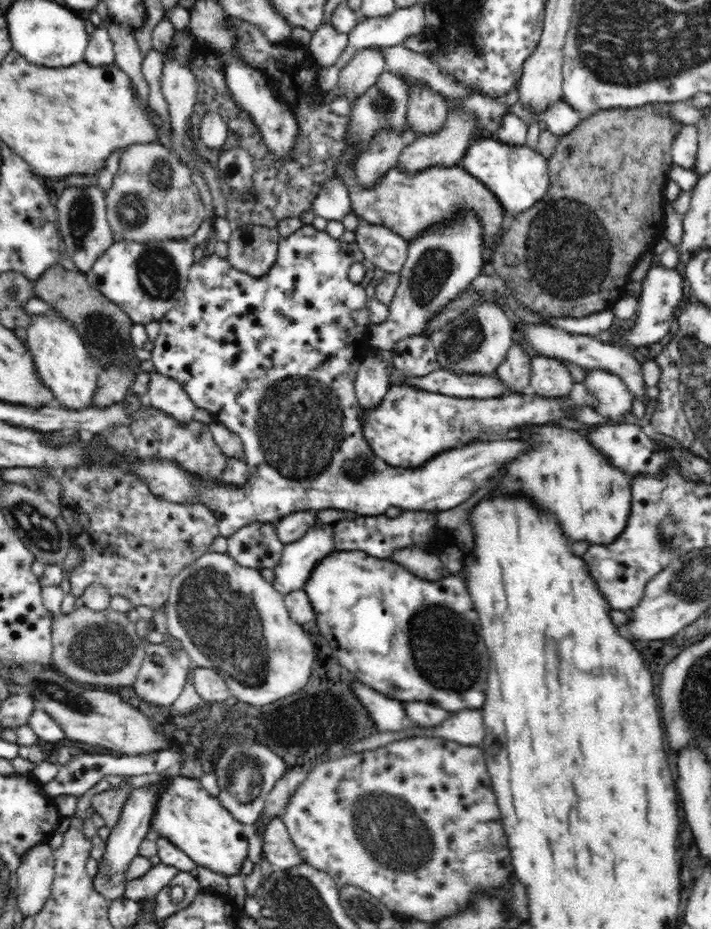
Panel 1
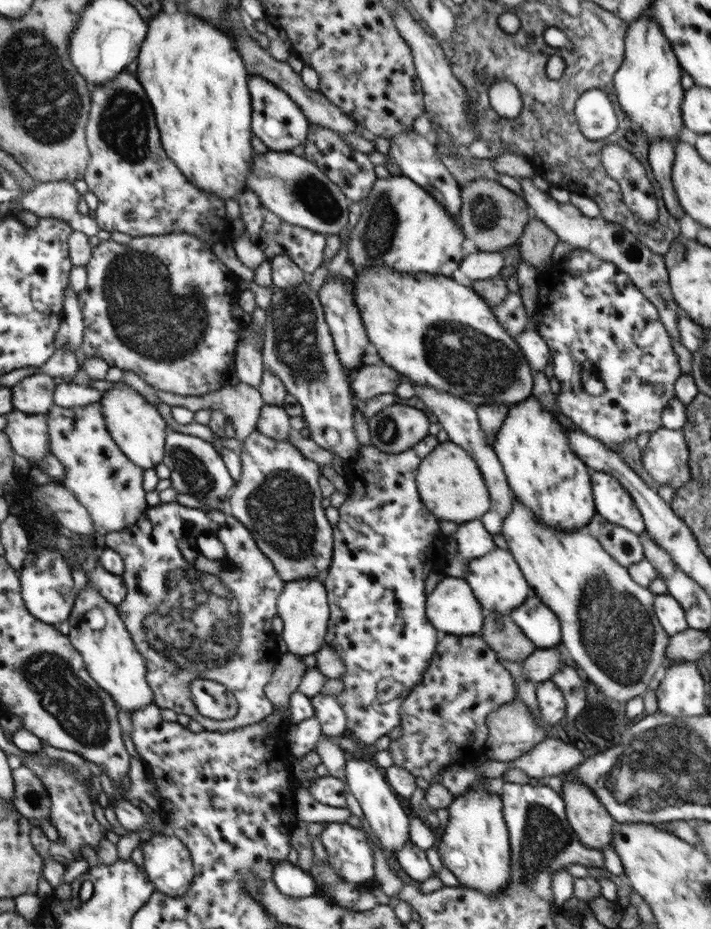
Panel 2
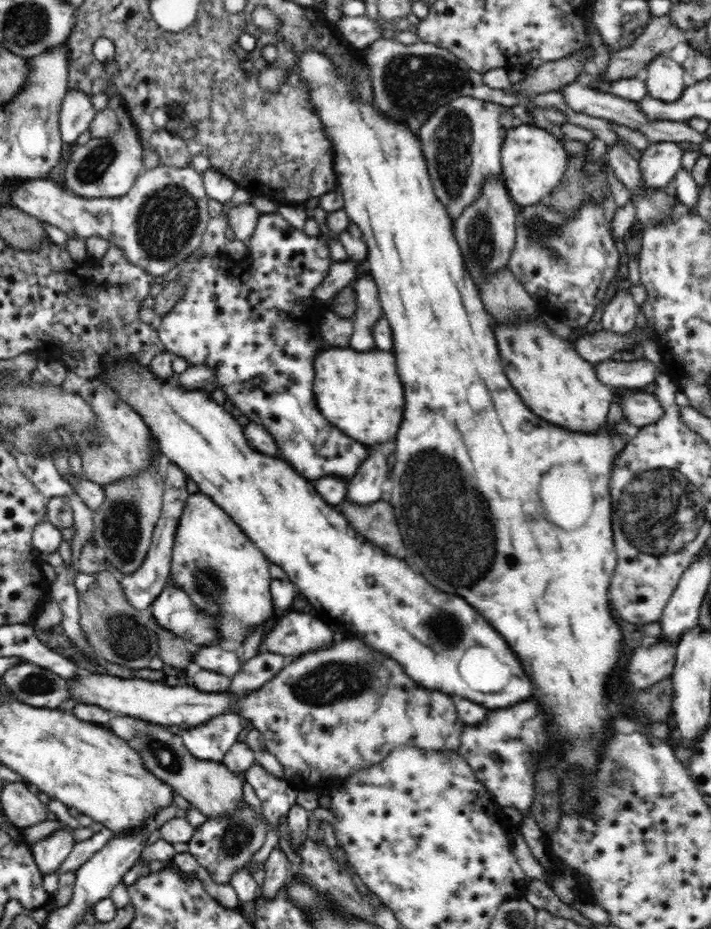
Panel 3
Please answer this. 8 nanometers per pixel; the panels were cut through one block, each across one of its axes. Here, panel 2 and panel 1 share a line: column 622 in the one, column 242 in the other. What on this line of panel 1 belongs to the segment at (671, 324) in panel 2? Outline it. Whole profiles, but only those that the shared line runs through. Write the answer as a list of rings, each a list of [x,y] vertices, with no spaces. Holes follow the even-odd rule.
[[[244,224],[232,230],[228,242],[228,262],[232,268],[249,274],[252,278],[266,276],[268,270],[274,266],[276,256],[278,256],[278,242],[281,240],[277,228],[268,226],[256,226],[255,224]]]

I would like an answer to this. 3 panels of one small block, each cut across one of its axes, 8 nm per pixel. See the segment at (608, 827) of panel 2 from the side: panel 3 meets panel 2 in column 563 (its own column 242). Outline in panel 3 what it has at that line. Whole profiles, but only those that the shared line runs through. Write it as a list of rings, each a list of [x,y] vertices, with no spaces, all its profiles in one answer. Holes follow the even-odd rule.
[[[121,714],[108,720],[104,726],[135,748],[147,770],[188,800],[205,817],[231,815],[237,809],[237,803],[243,800],[242,775],[230,772],[221,762],[192,756],[182,737],[172,733],[170,727]]]

